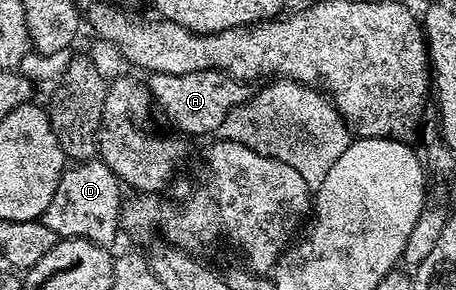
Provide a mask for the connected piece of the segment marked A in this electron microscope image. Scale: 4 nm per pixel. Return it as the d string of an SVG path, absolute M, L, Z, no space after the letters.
M216 68L199 70L191 74L154 72L148 79L147 87L156 111L158 108L178 128L174 129L186 137L205 136L208 132L216 133L223 118L227 118L227 114L231 114L235 106L245 103L251 95L248 83L237 80L226 72L219 72Z

